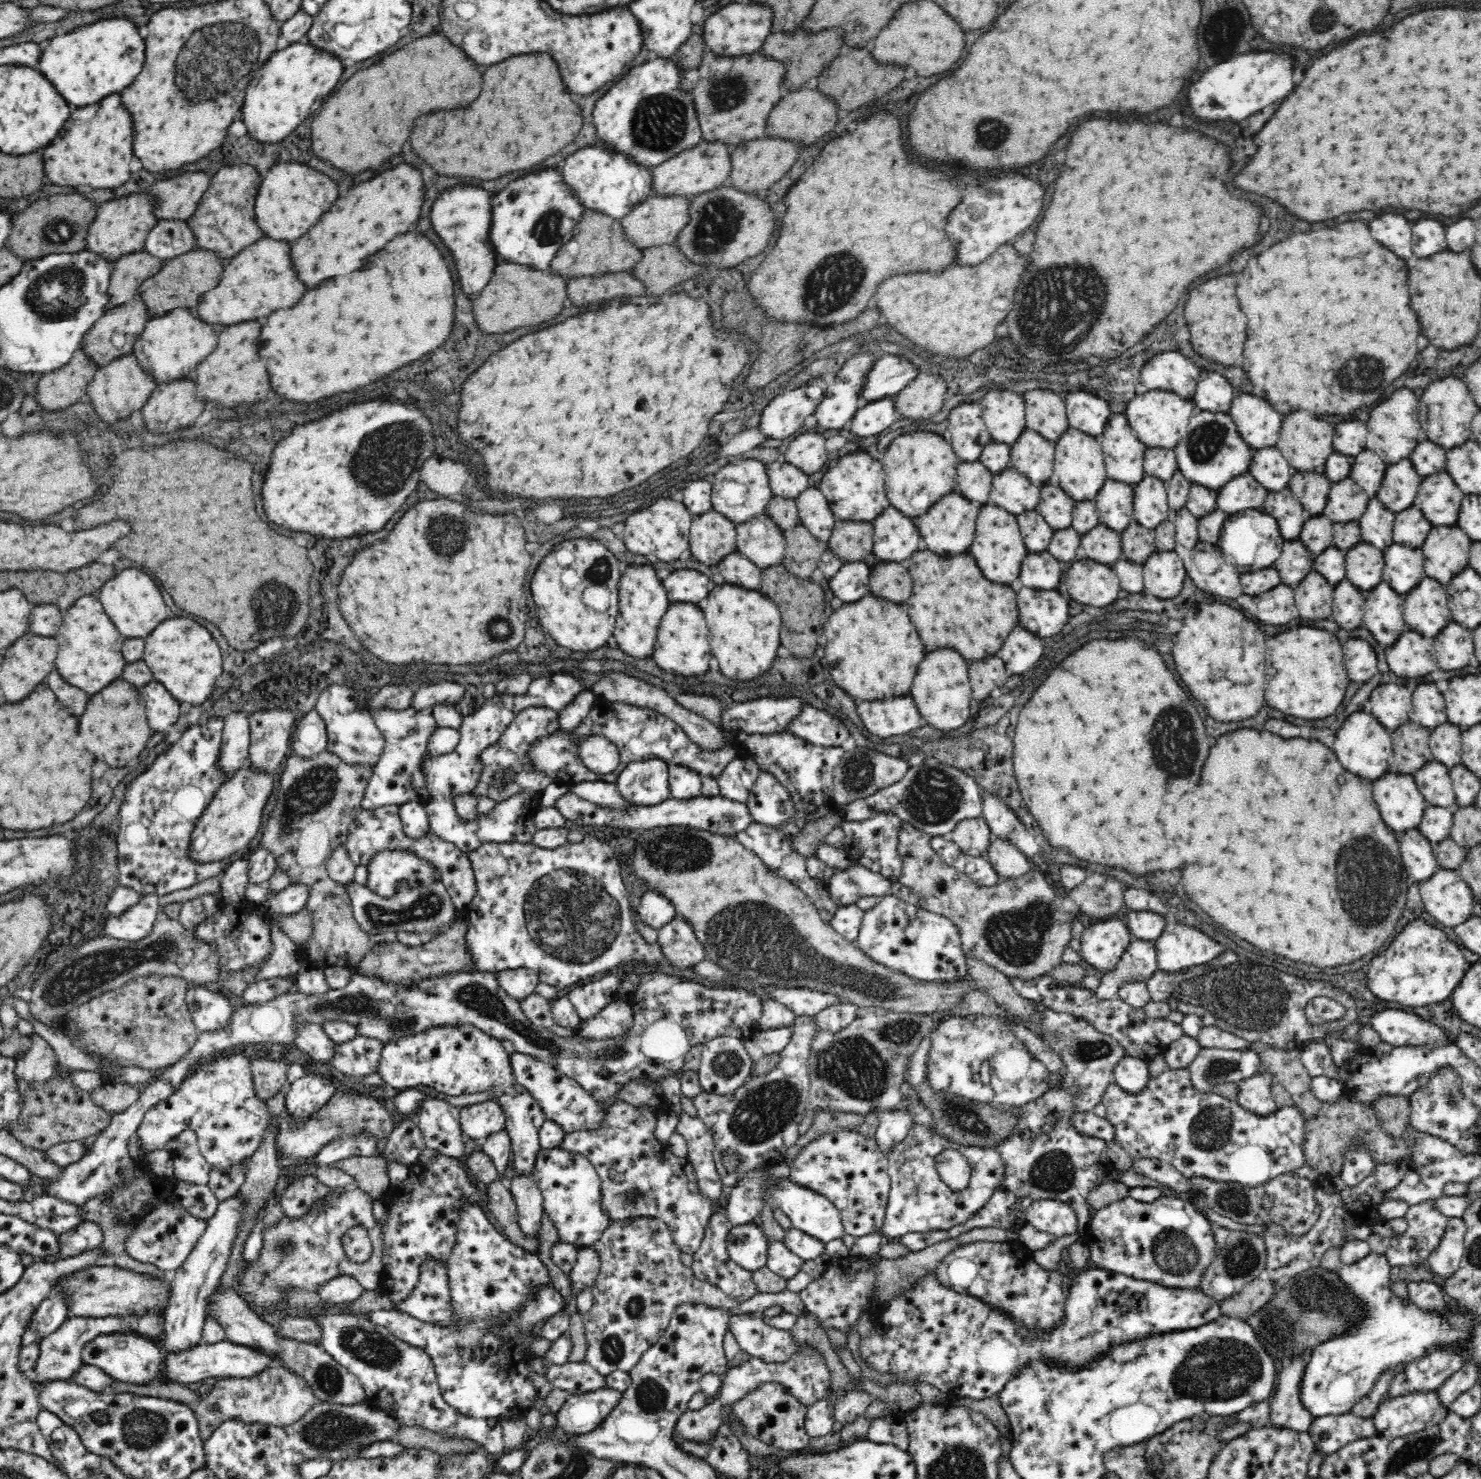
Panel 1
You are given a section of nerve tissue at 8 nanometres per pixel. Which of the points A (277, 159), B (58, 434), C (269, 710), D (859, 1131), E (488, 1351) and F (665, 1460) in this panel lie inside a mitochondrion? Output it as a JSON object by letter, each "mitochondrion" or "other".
{"A":"other","B":"other","C":"other","D":"other","E":"other","F":"other"}

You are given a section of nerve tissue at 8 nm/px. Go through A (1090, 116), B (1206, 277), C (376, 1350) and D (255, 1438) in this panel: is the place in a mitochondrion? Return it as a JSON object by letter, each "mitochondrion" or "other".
{"A":"other","B":"other","C":"mitochondrion","D":"other"}

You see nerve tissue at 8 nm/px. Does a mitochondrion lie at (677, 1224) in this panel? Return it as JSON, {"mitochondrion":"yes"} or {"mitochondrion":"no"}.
{"mitochondrion":"no"}

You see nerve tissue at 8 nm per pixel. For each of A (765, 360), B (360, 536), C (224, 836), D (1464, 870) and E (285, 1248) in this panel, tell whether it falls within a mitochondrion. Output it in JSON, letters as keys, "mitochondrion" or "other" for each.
{"A":"other","B":"other","C":"other","D":"other","E":"mitochondrion"}

